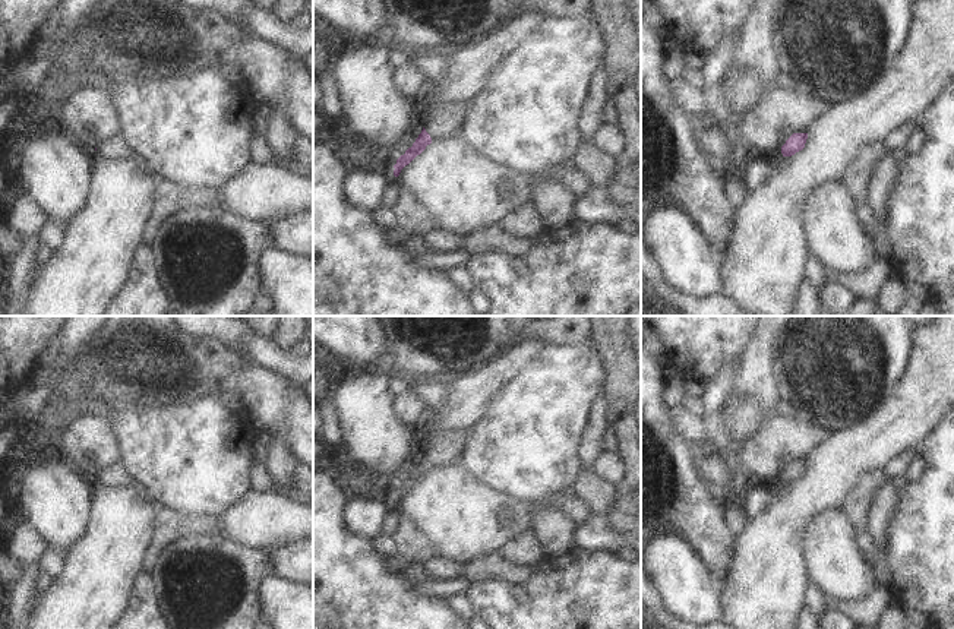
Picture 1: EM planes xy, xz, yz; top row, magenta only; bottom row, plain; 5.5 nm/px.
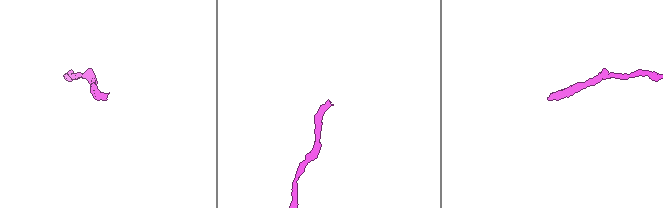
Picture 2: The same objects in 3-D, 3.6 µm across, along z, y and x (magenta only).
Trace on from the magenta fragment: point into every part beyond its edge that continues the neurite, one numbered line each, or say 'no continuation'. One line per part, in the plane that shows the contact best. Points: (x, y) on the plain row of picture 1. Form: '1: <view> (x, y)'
1: xz (445, 449)

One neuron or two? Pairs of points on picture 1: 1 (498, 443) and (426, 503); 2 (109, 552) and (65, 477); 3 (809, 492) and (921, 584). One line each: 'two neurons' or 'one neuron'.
1: two neurons
2: two neurons
3: two neurons

